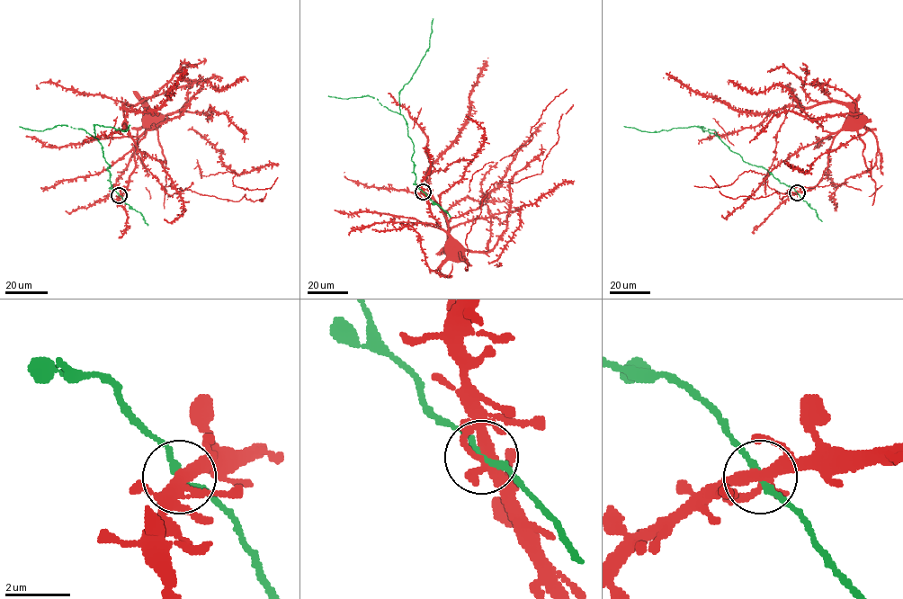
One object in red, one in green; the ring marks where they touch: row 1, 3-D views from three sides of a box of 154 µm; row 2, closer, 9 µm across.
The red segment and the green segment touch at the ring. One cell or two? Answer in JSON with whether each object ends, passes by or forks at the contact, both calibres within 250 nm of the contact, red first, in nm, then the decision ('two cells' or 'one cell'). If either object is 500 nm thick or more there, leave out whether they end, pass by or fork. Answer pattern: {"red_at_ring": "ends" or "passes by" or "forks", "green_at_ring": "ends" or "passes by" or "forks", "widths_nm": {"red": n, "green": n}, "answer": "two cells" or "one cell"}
{"red_at_ring": "passes by", "green_at_ring": "passes by", "widths_nm": {"red": 400, "green": 180}, "answer": "one cell"}

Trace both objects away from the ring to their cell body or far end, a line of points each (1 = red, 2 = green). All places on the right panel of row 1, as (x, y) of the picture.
1: (797, 192), (809, 191), (818, 183), (827, 165), (833, 138), (849, 118)
2: (797, 192), (765, 168), (745, 162), (719, 137), (708, 130), (692, 126), (653, 132), (623, 126)

